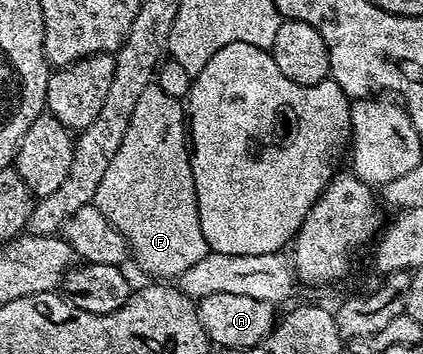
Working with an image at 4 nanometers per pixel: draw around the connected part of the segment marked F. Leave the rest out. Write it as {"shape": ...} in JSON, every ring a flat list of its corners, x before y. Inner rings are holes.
{"shape":[[159,84,148,86,138,104,134,104,134,114,130,116,129,127,122,136,122,144,110,166,98,183,94,205,118,232,128,241,131,261,137,262,152,280,176,280,186,268,194,268,198,260,209,254,206,236,202,236,202,224,198,220,198,200,194,192,194,176,190,157,190,134,186,129,186,106,181,99,166,96]]}

